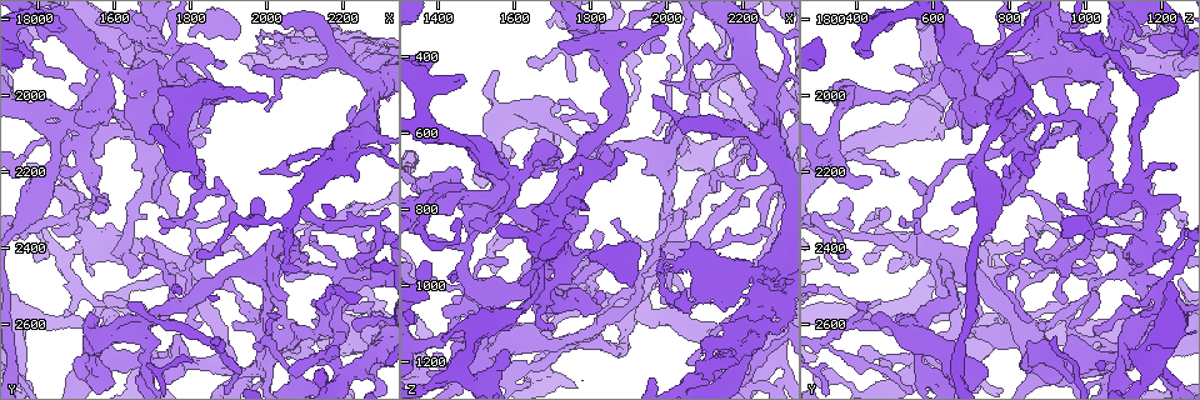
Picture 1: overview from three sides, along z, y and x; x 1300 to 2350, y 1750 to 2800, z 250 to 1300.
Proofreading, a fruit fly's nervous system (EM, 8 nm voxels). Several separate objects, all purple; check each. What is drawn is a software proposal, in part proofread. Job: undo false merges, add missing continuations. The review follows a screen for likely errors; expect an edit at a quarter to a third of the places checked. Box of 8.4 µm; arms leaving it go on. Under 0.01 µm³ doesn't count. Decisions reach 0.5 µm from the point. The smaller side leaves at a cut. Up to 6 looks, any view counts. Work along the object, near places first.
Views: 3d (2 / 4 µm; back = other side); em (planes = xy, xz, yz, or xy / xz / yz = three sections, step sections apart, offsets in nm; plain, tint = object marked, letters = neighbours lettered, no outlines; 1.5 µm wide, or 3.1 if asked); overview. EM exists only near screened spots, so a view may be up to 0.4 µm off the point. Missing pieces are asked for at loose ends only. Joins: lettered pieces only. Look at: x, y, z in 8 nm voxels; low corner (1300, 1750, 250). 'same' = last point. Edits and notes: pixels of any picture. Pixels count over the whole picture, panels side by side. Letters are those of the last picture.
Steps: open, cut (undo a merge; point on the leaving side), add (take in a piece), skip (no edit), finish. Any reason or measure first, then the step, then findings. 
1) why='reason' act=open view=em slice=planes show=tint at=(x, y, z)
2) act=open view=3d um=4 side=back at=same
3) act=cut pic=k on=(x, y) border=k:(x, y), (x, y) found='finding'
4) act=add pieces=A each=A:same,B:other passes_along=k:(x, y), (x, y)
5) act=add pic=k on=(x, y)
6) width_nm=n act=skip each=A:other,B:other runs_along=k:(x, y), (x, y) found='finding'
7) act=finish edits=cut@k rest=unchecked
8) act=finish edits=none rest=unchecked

why='branch stops here' act=open view=em slice=xy step=4 show=letters at=(1995, 2000, 340)

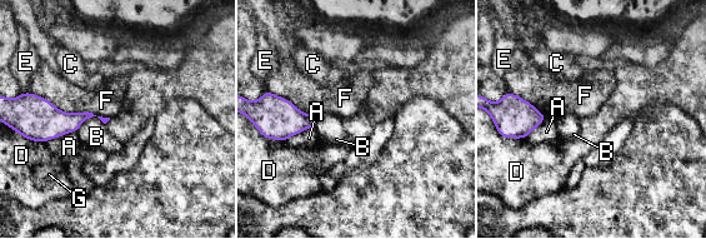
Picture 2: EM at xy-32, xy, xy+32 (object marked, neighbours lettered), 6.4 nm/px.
act=open view=em slice=planes show=letters at=same

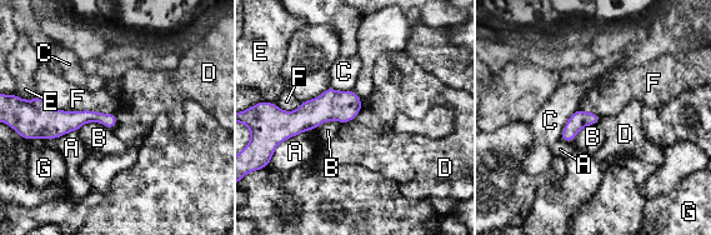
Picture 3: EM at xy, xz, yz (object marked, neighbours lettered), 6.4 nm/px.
act=skip each=A:other,B:other,C:other,D:other,E:other,F:other,G:other runs_along=3:(357, 101), (280, 124) found='none of them fits'

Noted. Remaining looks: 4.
why='an open end' act=open view=em slice=yz step=8 show=plain at=(2100, 2300, 485)

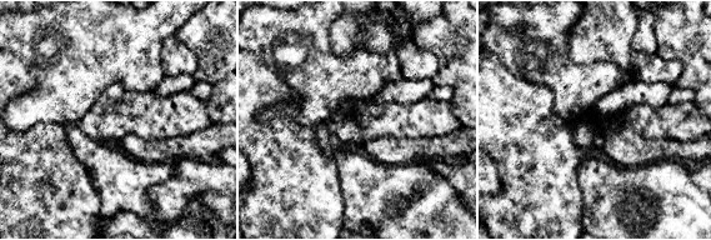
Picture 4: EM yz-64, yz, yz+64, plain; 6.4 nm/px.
why='what lies round it' act=open view=em slice=yz step=8 show=letters at=same

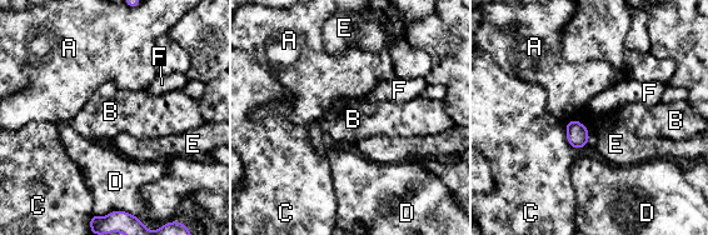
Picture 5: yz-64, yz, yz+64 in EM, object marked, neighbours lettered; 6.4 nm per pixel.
act=skip each=A:other,B:other,C:other,D:other,E:other,F:other border=5:(566, 123), (579, 120), (591, 141) found='no lettered piece goes on from it'

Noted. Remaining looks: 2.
act=finish edits=none rest=unchecked

